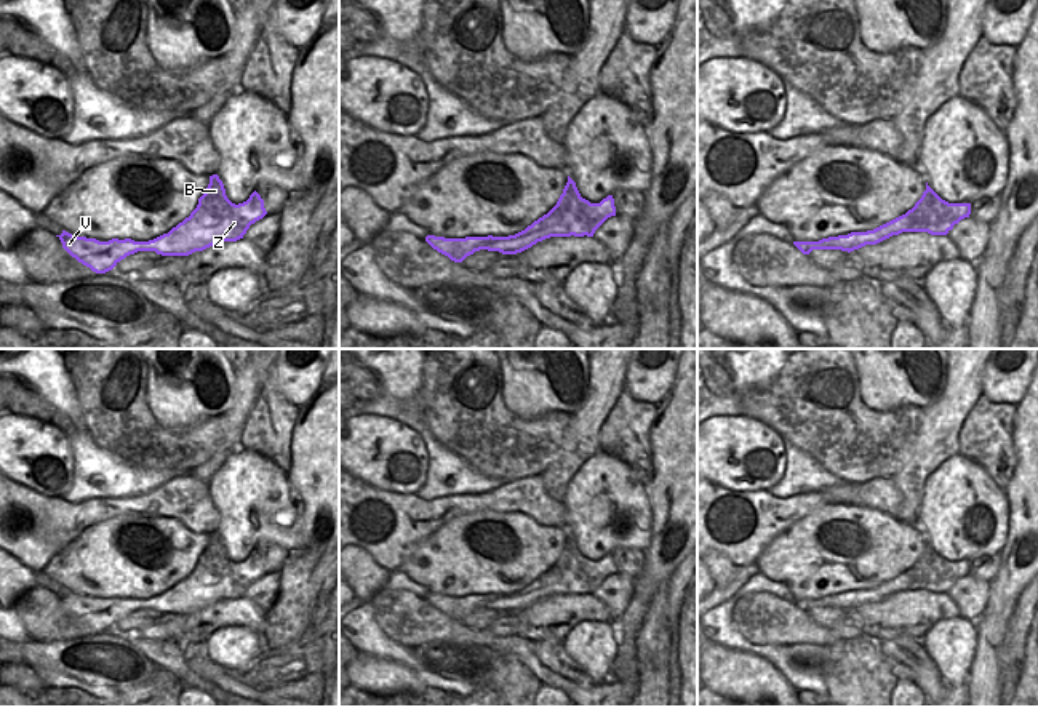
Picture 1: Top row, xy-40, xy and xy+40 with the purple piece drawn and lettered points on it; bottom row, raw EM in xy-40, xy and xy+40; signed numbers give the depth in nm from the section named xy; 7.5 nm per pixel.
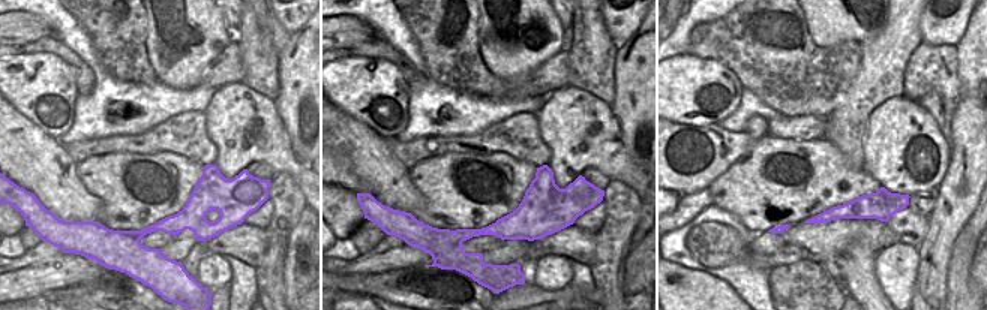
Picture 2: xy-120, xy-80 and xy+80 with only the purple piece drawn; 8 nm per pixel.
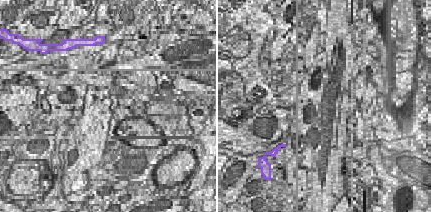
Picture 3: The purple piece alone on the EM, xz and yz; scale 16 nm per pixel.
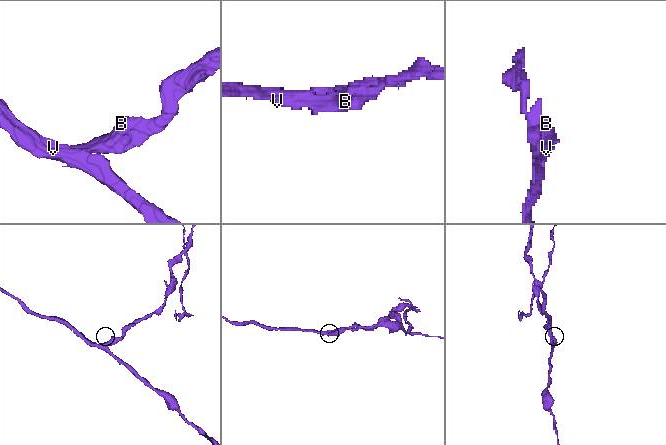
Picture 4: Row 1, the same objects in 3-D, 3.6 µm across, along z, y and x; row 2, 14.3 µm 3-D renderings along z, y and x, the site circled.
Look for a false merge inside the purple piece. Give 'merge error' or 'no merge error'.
merge error

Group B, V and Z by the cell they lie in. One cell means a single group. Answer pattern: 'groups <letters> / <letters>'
groups B Z / V

